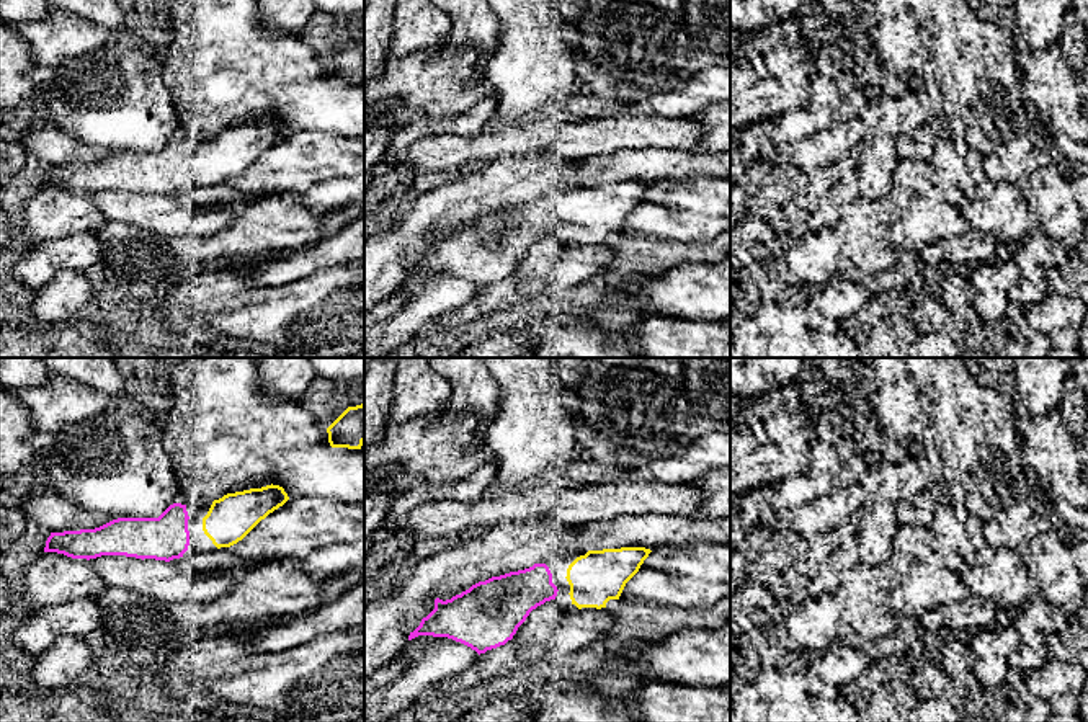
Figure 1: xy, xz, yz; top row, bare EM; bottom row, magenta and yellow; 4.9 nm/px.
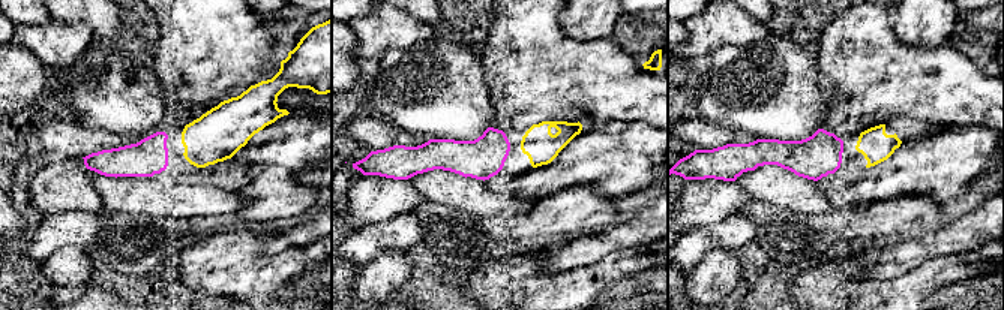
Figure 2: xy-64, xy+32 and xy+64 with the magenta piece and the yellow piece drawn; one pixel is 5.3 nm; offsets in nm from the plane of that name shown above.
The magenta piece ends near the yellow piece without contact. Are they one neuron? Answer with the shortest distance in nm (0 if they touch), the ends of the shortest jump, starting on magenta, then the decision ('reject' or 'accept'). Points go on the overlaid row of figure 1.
60 nm apart; from magenta across xz (557, 590), (569, 593); accept

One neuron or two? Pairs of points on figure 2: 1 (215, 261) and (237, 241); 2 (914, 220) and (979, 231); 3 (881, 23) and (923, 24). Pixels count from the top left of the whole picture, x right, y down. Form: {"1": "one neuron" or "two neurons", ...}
{"1": "one neuron", "2": "two neurons", "3": "two neurons"}

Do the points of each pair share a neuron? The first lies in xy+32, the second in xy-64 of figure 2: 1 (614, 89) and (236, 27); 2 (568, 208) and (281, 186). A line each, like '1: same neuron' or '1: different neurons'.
1: same neuron
2: same neuron

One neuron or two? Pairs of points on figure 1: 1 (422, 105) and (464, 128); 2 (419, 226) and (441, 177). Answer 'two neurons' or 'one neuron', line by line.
1: two neurons
2: two neurons

